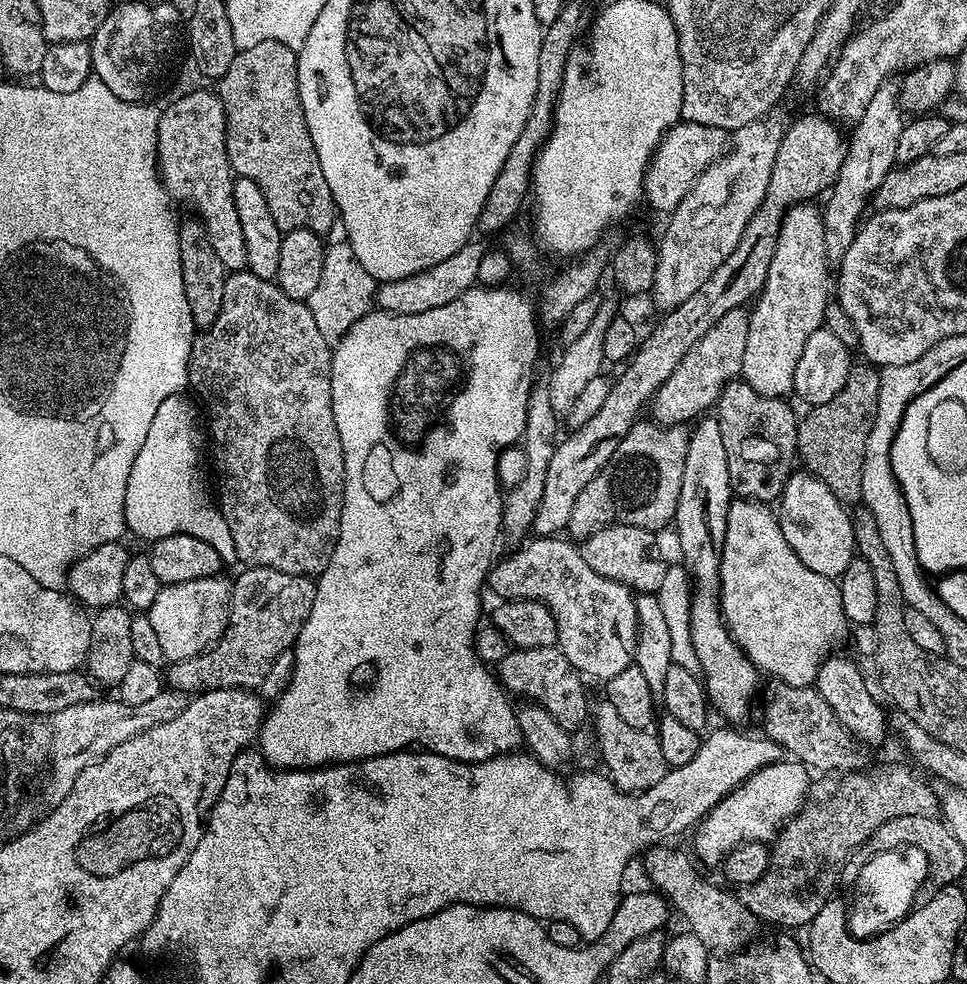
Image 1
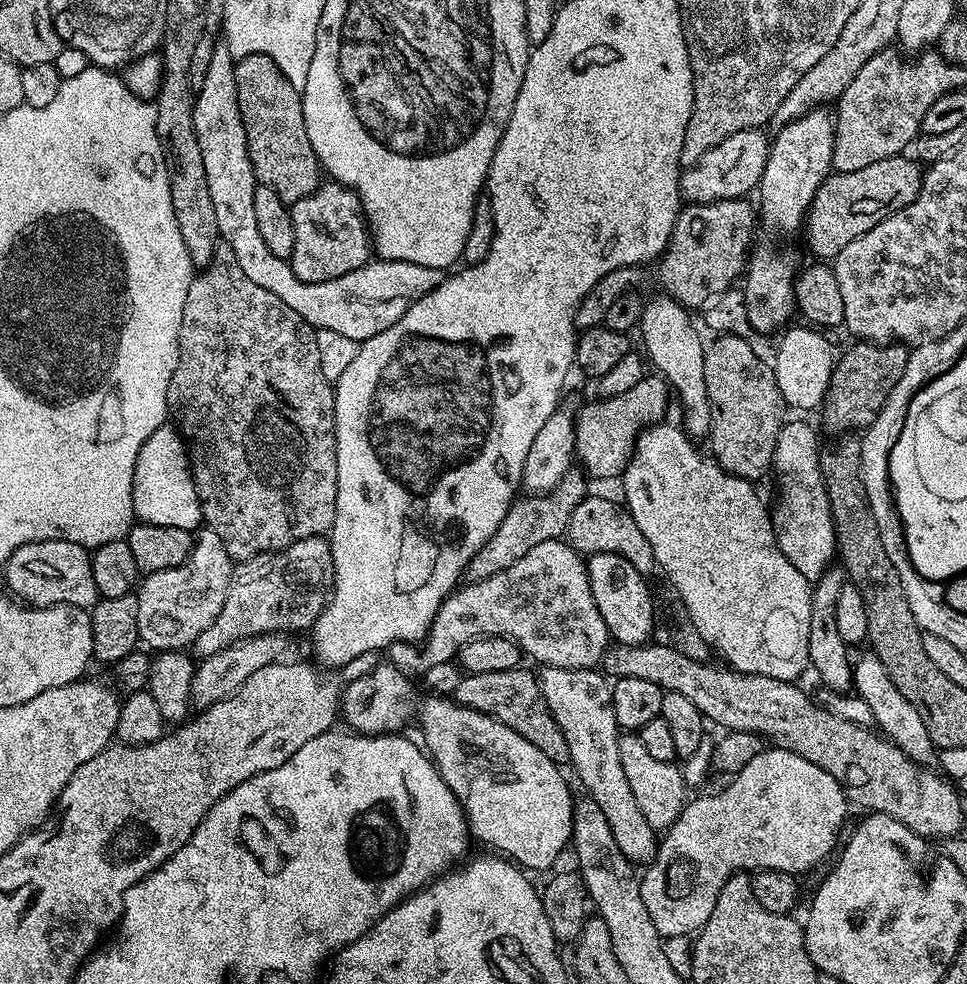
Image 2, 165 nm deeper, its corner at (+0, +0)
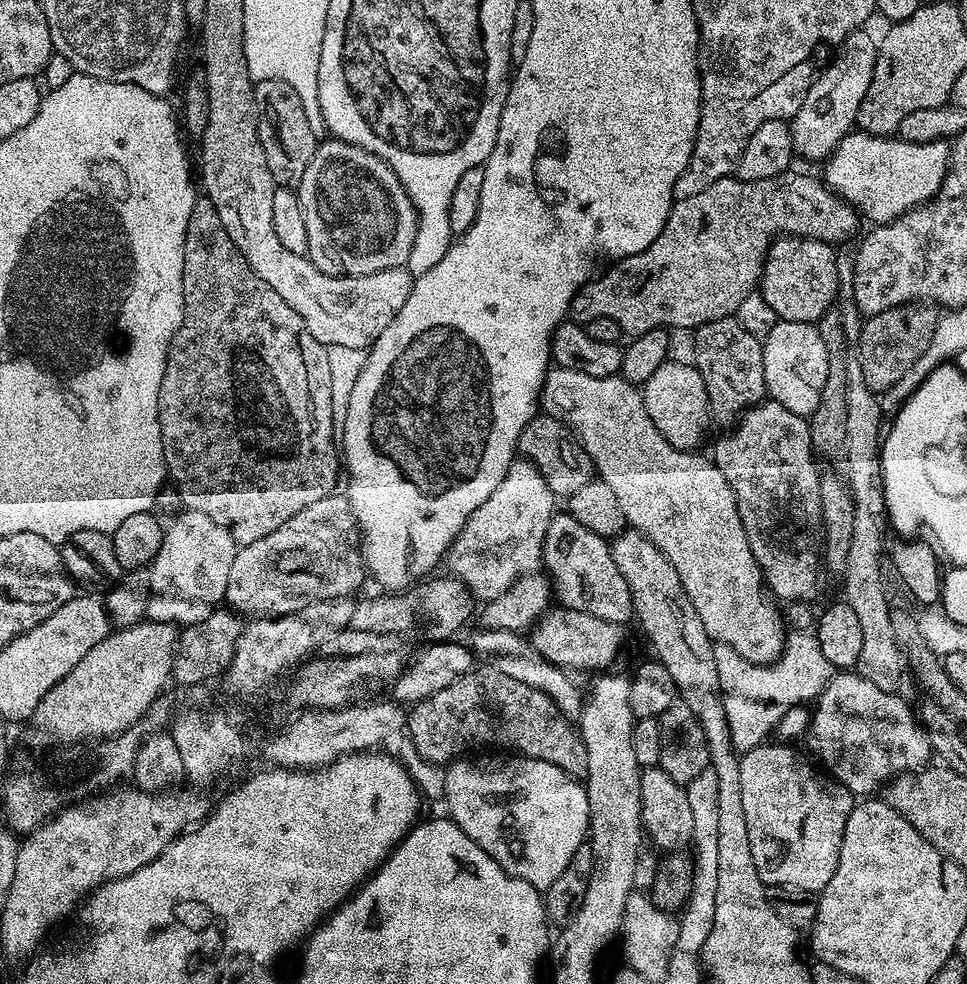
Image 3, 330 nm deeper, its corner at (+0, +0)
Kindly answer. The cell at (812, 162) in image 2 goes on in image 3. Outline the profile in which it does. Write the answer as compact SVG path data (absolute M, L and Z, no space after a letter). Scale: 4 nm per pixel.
M868 30L854 31L844 39L832 65L813 79L802 106L798 106L796 115L792 117L792 151L799 159L801 156L804 160L827 161L838 142L857 127L858 106L862 106L862 98L866 98L866 90L870 90L878 47L874 36L872 40L871 34L864 31Z

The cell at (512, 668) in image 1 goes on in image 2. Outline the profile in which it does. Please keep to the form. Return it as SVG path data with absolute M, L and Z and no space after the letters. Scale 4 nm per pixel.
M521 666L510 670L494 670L486 674L470 672L461 675L454 699L461 708L473 708L482 714L503 720L515 732L522 734L526 742L534 742L534 746L538 746L538 750L542 750L546 758L550 758L555 764L567 765L570 749L566 738L563 737L558 722L552 720L552 715L548 712L537 673L527 672L526 668Z

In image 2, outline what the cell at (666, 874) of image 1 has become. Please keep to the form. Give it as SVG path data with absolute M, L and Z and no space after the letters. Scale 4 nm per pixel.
M543 667L538 676L540 689L543 692L544 701L547 704L548 712L552 715L552 720L558 722L559 728L566 738L566 744L570 749L568 755L569 765L573 767L577 778L586 788L585 792L589 799L606 814L606 822L610 822L610 834L614 834L614 842L618 842L618 850L633 866L647 866L656 858L658 847L657 829L646 822L642 809L638 807L638 802L631 793L630 782L627 781L623 773L622 762L618 755L618 742L620 737L620 727L617 718L614 716L613 694L609 679L597 669L564 669L558 667Z

